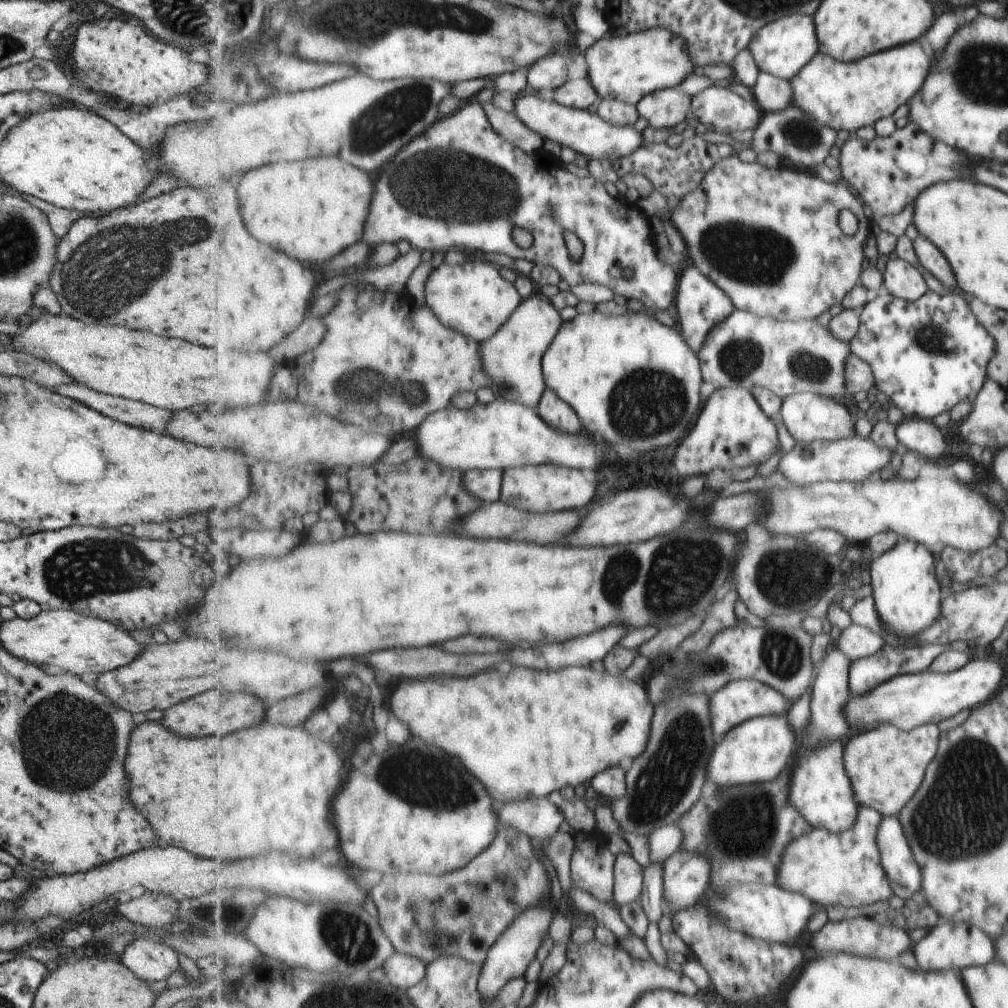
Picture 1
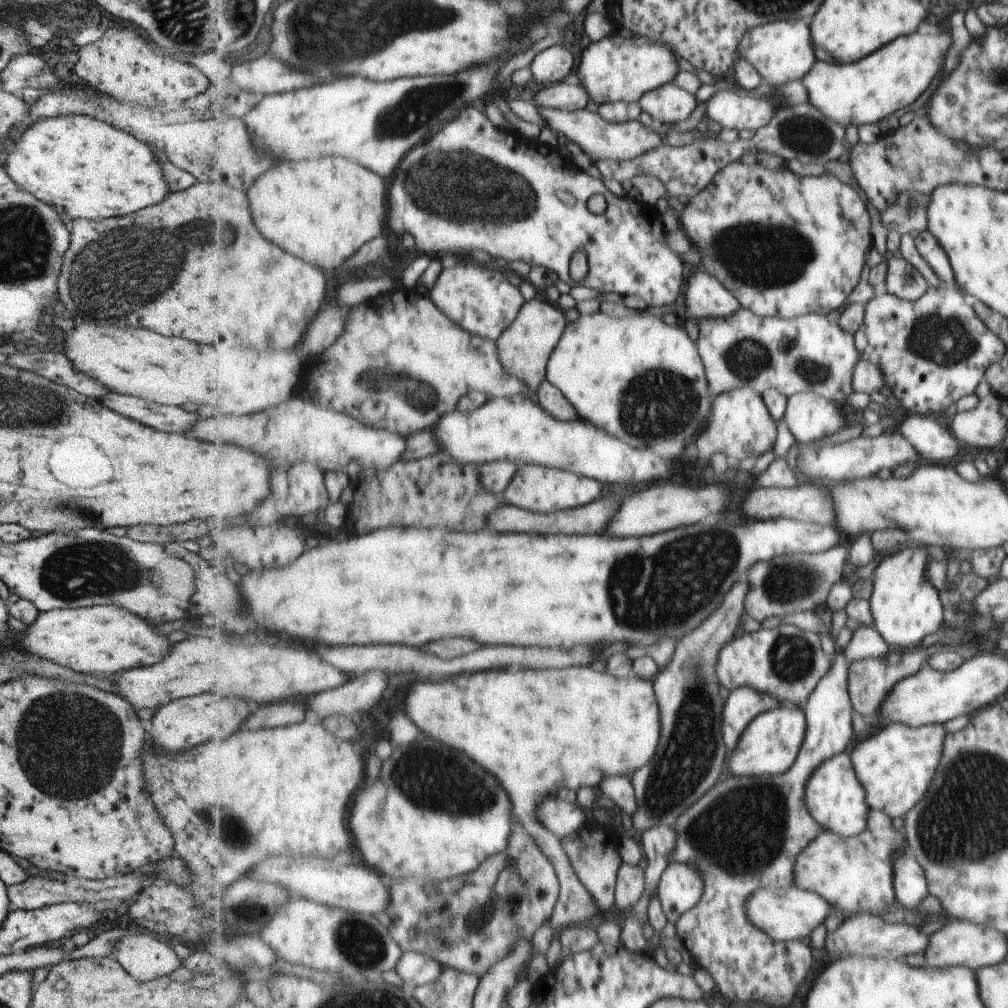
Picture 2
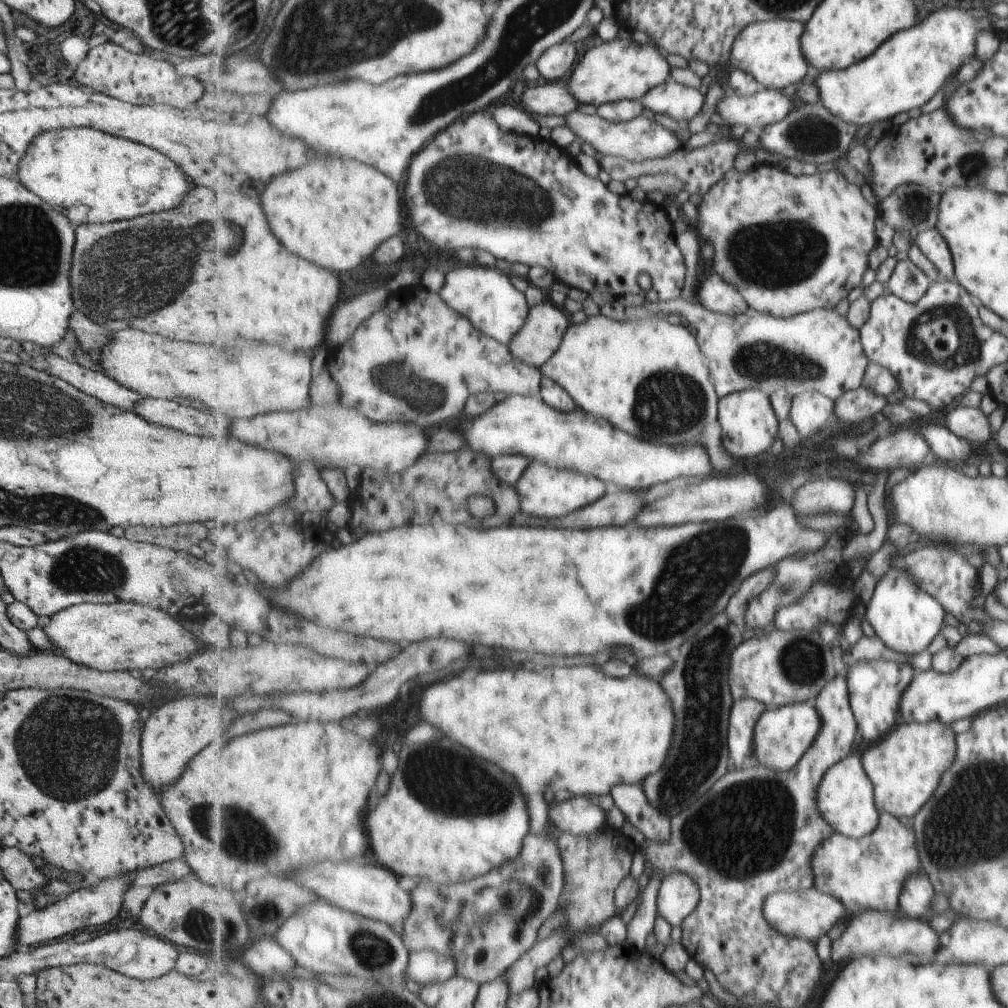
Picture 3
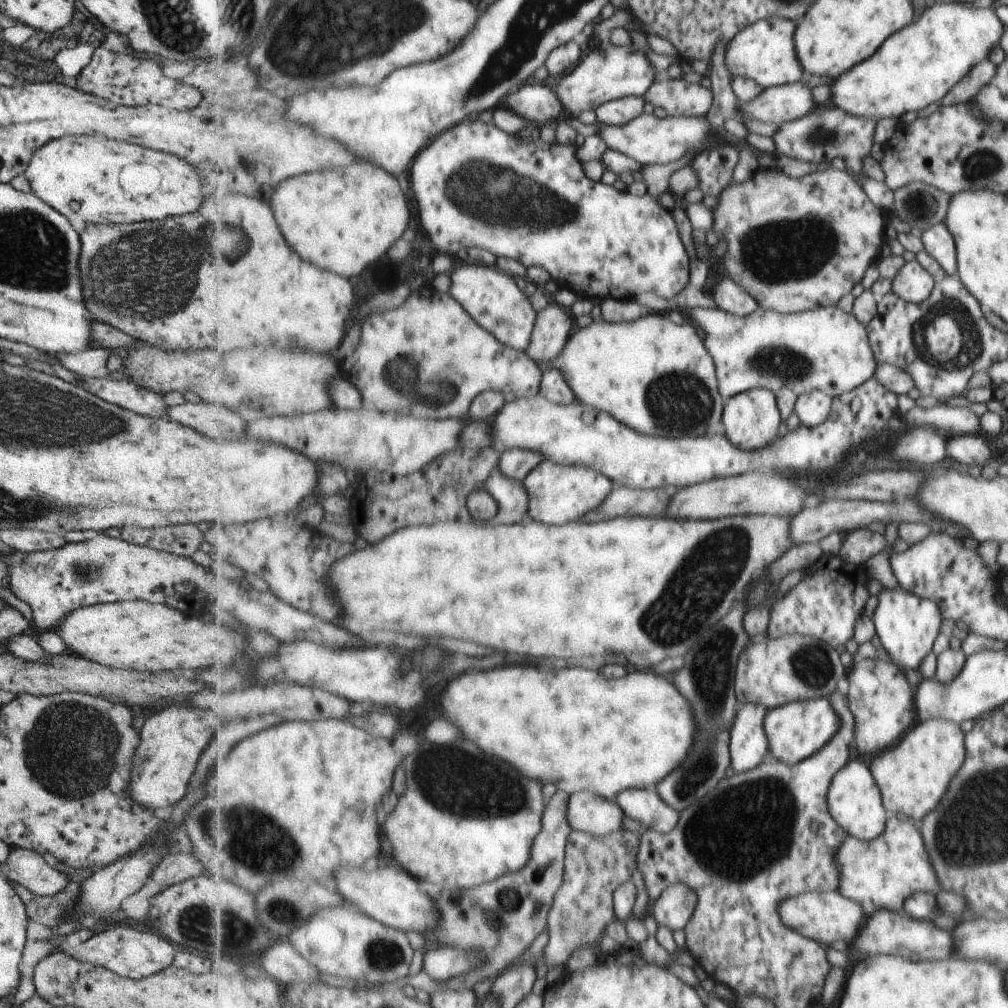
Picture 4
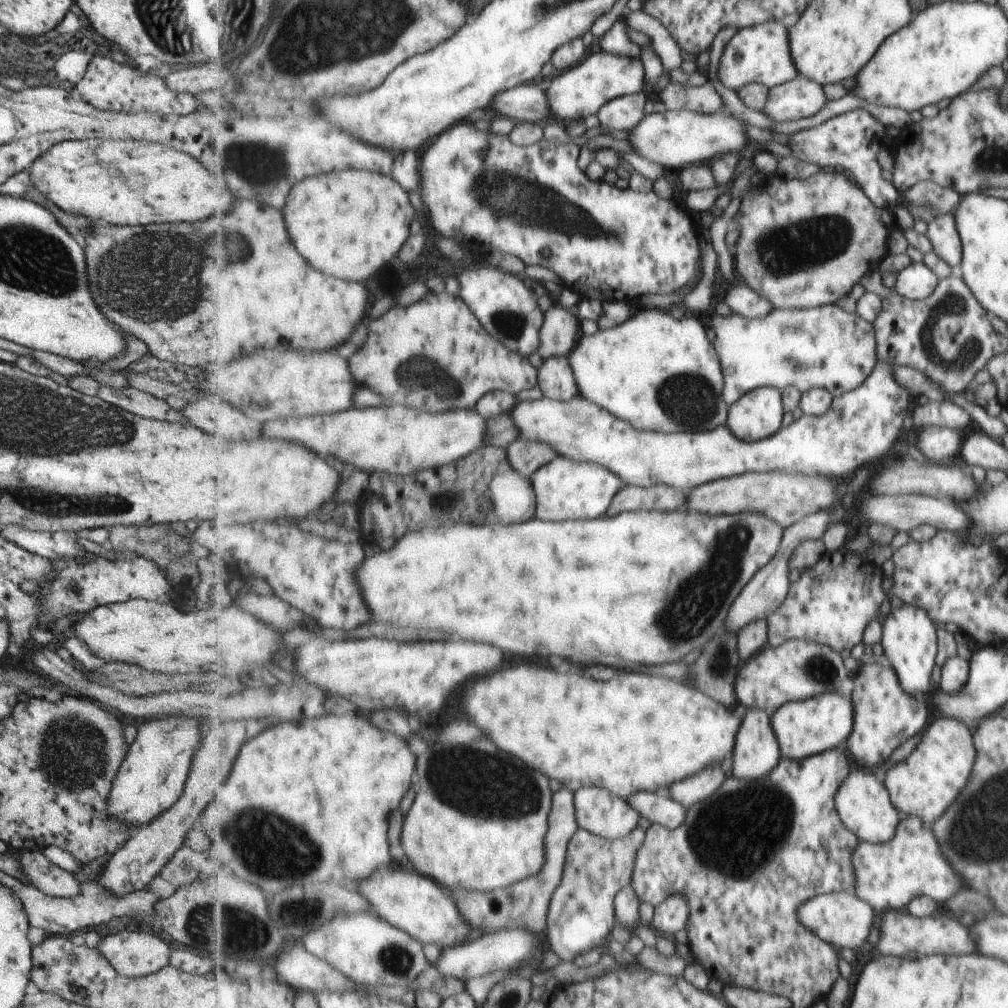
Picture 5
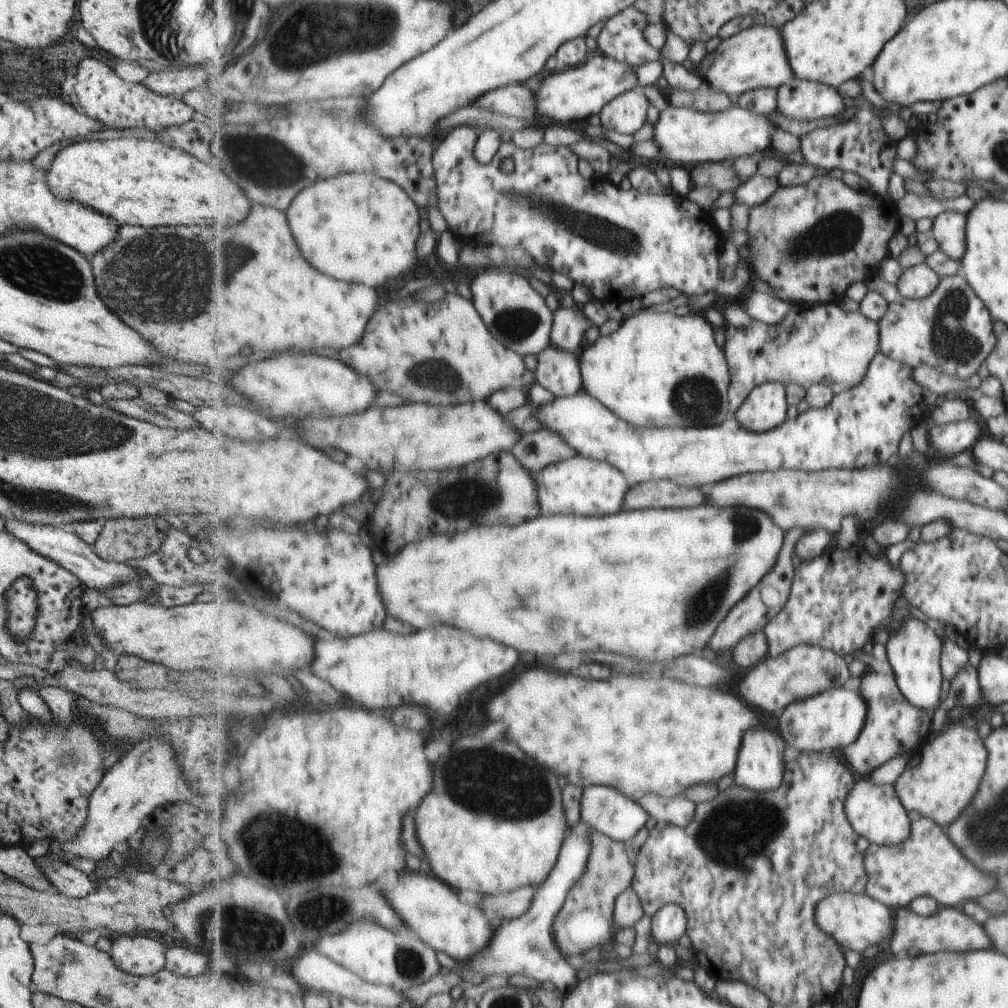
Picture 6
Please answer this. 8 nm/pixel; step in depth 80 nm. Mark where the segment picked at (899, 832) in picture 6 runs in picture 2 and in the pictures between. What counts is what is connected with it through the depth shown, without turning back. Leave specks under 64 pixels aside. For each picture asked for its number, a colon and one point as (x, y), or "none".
2: (836, 798)
3: (846, 799)
4: (854, 801)
5: (863, 802)

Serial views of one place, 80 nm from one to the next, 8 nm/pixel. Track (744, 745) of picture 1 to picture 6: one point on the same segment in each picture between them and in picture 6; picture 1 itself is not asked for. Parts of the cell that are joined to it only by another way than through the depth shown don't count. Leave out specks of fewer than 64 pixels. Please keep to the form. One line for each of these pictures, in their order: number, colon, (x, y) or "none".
2: (769, 746)
3: (782, 736)
4: (795, 731)
5: (805, 728)
6: (832, 720)

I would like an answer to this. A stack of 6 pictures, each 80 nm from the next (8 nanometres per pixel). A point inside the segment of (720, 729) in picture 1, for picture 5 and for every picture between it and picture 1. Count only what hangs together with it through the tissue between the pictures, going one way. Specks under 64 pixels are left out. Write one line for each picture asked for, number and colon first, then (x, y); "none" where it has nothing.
2: (743, 704)
3: (746, 712)
4: (749, 745)
5: (757, 752)

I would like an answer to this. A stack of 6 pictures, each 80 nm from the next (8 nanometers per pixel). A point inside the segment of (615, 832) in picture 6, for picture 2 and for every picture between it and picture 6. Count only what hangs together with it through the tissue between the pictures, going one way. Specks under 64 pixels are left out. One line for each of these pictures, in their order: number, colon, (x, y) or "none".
2: (565, 819)
3: (581, 815)
4: (588, 812)
5: (603, 813)

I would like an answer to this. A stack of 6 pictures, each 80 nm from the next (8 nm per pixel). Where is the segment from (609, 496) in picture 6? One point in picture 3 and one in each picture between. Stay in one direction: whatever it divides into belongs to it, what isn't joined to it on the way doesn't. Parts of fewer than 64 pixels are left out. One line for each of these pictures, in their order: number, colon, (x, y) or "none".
3: (546, 491)
4: (558, 493)
5: (565, 489)

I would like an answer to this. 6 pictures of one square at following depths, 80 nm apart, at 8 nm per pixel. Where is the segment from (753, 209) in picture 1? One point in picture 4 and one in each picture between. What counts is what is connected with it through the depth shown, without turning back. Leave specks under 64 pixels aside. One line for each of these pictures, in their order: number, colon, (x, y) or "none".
2: (779, 263)
3: (789, 244)
4: (797, 244)

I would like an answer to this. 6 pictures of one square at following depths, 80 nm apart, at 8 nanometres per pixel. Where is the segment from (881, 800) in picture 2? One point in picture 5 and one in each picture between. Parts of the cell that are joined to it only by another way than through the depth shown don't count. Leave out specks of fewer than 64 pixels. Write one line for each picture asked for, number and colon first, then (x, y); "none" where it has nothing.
3: (905, 767)
4: (912, 774)
5: (923, 785)

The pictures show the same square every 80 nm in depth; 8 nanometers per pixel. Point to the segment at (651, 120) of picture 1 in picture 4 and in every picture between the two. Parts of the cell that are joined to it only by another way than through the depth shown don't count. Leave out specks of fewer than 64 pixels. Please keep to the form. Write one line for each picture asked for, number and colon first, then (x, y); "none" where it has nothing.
2: (669, 104)
3: (680, 102)
4: (685, 97)

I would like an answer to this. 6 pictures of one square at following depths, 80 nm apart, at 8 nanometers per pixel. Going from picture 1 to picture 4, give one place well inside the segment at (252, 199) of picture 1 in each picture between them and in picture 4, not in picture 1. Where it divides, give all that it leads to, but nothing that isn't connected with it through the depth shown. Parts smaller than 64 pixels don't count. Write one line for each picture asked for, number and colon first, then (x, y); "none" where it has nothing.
2: (324, 210)
3: (335, 212)
4: (343, 219)

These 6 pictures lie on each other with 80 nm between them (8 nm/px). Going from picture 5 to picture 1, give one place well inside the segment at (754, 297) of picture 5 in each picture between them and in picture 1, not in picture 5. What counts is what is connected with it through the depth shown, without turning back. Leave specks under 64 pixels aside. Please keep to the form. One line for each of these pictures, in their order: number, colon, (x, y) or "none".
1: (701, 306)
2: (706, 297)
3: (717, 295)
4: (728, 296)

